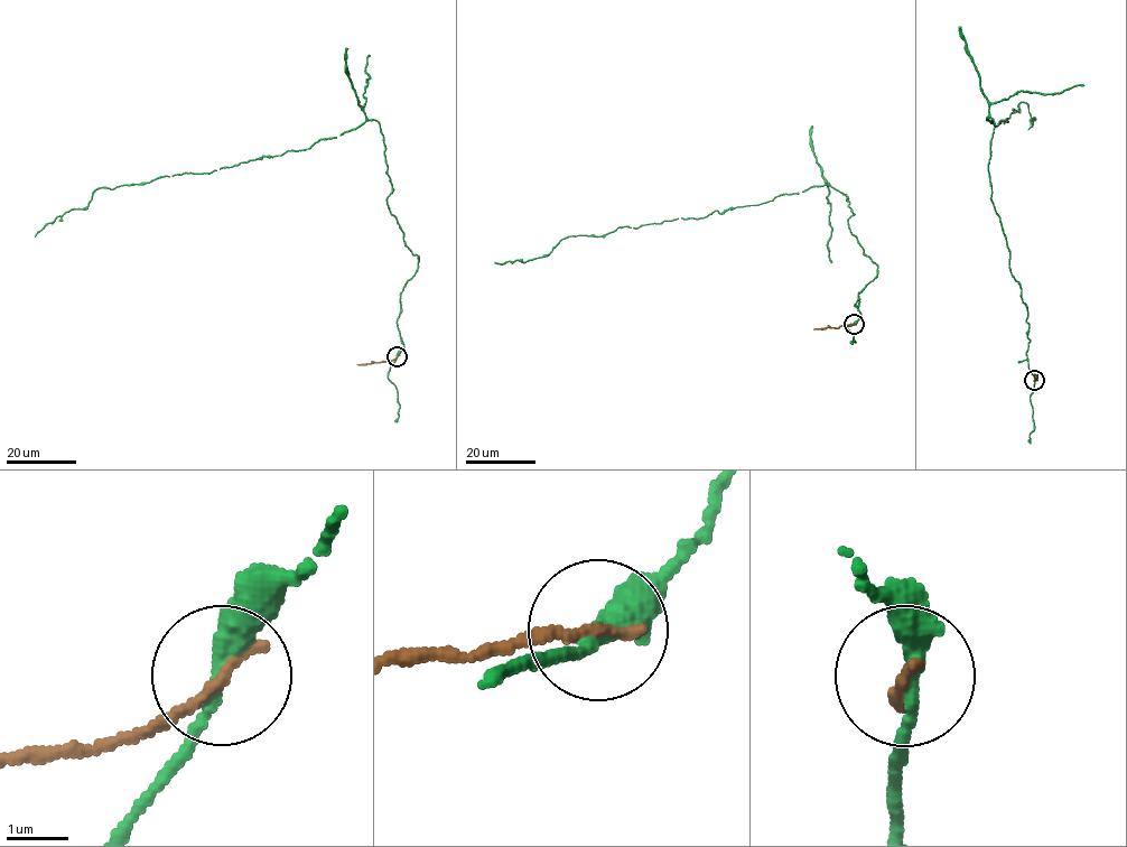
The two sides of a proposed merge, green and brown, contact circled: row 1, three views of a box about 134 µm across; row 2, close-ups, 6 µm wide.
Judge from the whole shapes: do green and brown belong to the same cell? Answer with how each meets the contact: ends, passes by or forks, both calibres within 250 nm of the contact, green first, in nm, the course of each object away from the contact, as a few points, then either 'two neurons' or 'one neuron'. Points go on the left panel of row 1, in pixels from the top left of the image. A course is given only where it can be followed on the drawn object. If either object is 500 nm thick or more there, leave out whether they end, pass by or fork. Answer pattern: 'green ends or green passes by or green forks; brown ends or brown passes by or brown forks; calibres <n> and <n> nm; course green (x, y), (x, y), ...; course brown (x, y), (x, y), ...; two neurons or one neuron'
green passes by; brown ends; calibres 300 and 200 nm; course green (397, 356), (401, 291), (418, 256), (387, 205), (392, 184), (373, 119), (306, 149), (100, 187), (35, 236); course brown (397, 356), (356, 364); two neurons

